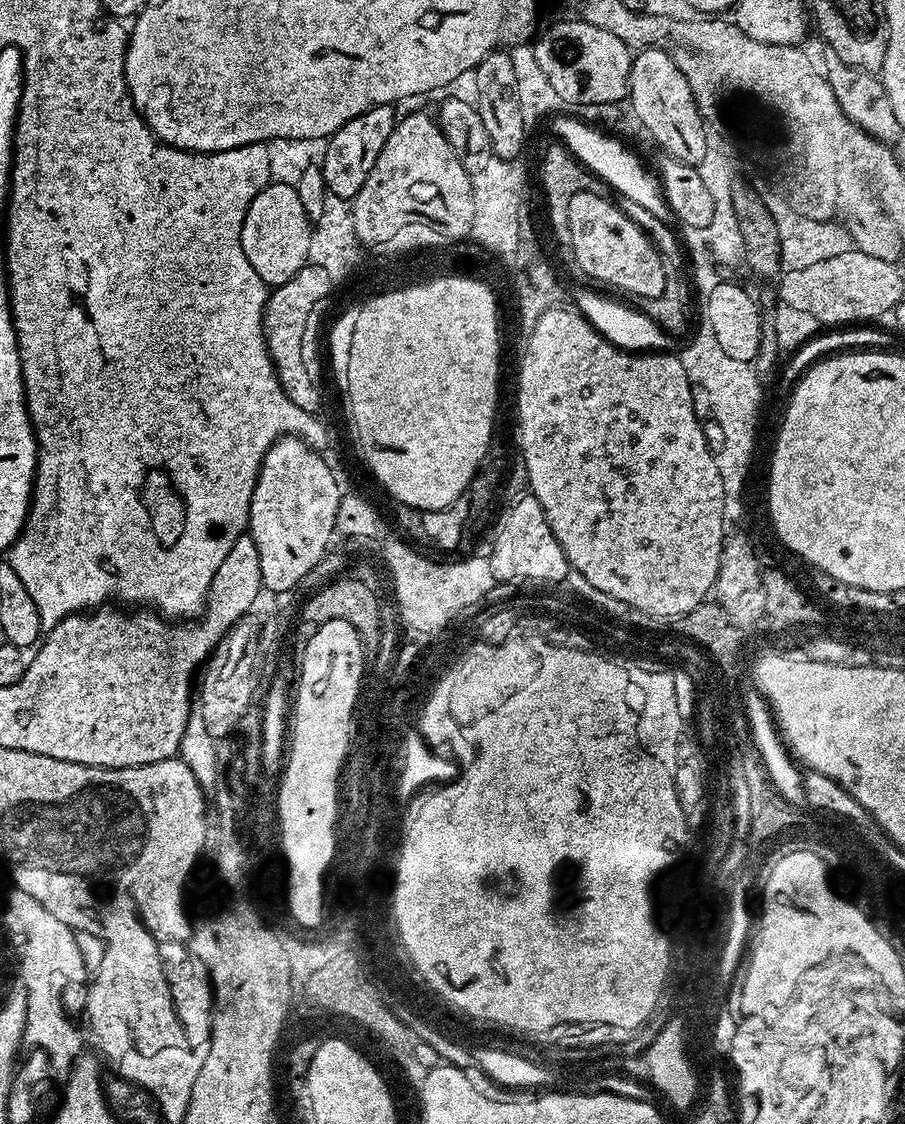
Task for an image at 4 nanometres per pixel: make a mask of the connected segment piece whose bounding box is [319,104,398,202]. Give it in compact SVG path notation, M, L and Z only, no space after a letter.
M379 104L376 108L350 118L346 126L342 126L333 136L327 137L322 148L324 161L319 167L326 178L329 196L337 196L351 202L358 194L358 190L362 190L362 182L366 182L370 170L374 170L374 162L378 162L378 154L382 154L386 138L390 138L390 134L396 128L398 119L396 110L393 105Z

